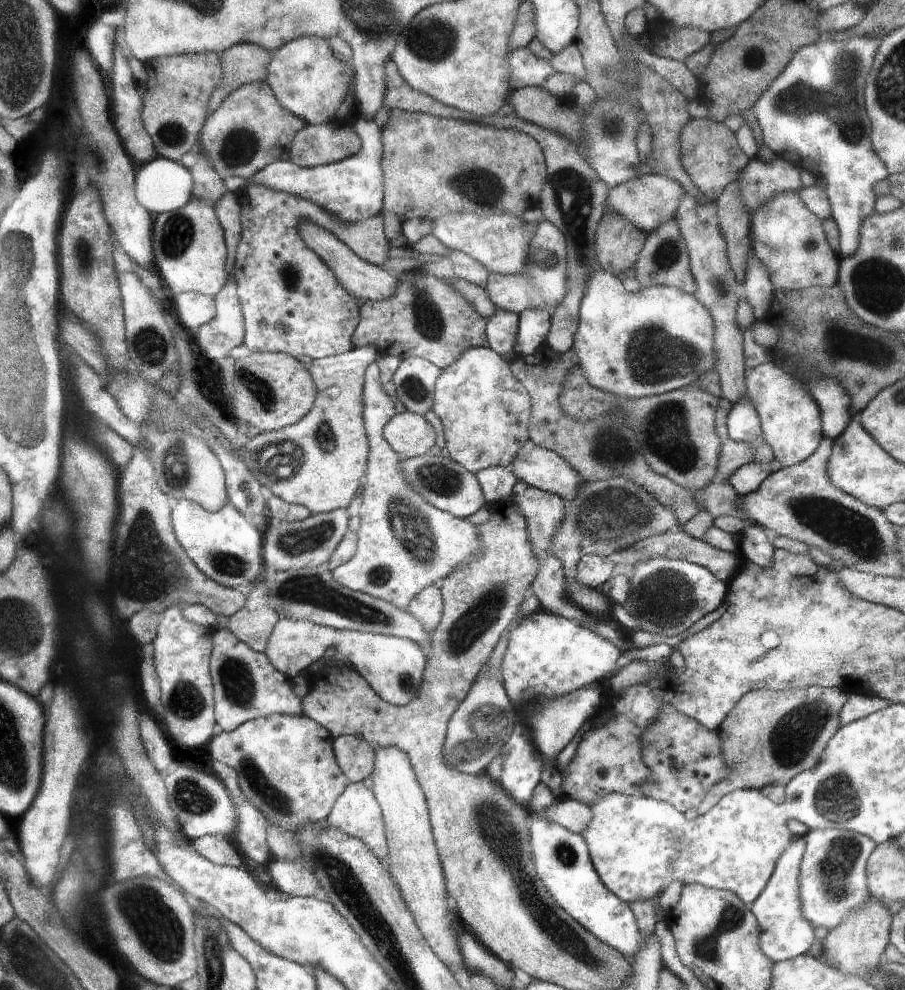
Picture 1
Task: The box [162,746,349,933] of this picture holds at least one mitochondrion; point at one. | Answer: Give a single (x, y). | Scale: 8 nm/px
(251, 770)

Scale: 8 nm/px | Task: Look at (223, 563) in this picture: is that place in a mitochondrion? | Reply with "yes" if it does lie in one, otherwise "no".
yes

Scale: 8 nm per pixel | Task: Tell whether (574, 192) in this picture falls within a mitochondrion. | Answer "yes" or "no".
yes

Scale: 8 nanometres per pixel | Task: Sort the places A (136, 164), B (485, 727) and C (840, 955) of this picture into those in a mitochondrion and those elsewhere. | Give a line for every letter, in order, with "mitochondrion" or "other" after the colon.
A: other
B: mitochondrion
C: other

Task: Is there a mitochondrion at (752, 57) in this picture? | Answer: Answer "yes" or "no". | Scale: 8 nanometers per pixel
yes

